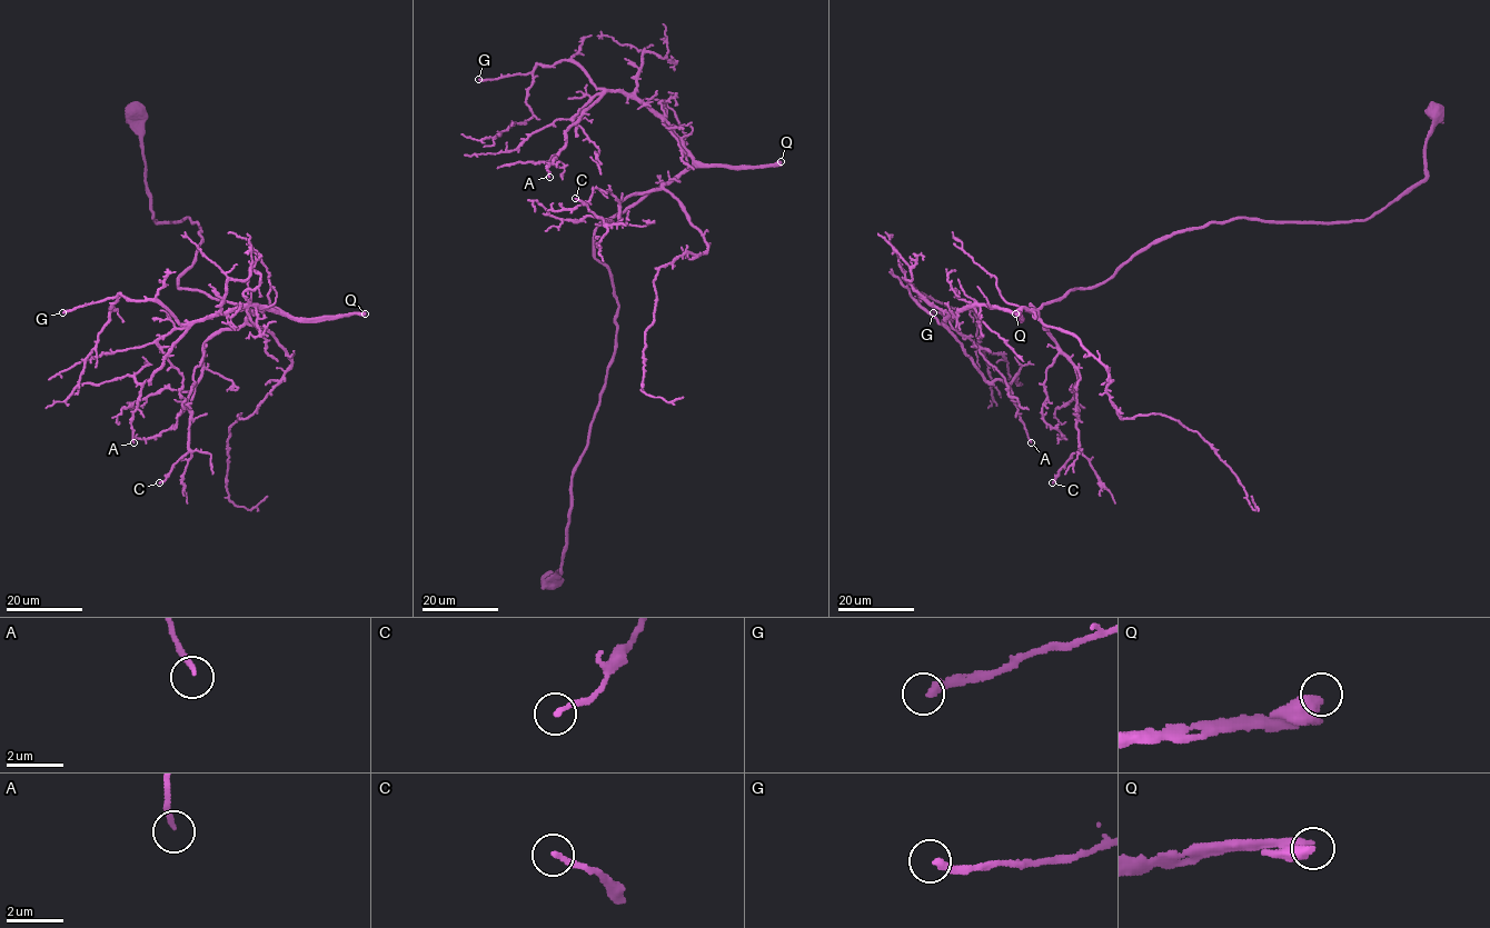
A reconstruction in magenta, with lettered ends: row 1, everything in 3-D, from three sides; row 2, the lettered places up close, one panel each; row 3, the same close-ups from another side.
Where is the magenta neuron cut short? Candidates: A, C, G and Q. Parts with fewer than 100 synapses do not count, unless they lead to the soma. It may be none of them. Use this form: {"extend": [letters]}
{"extend": ["Q"]}

